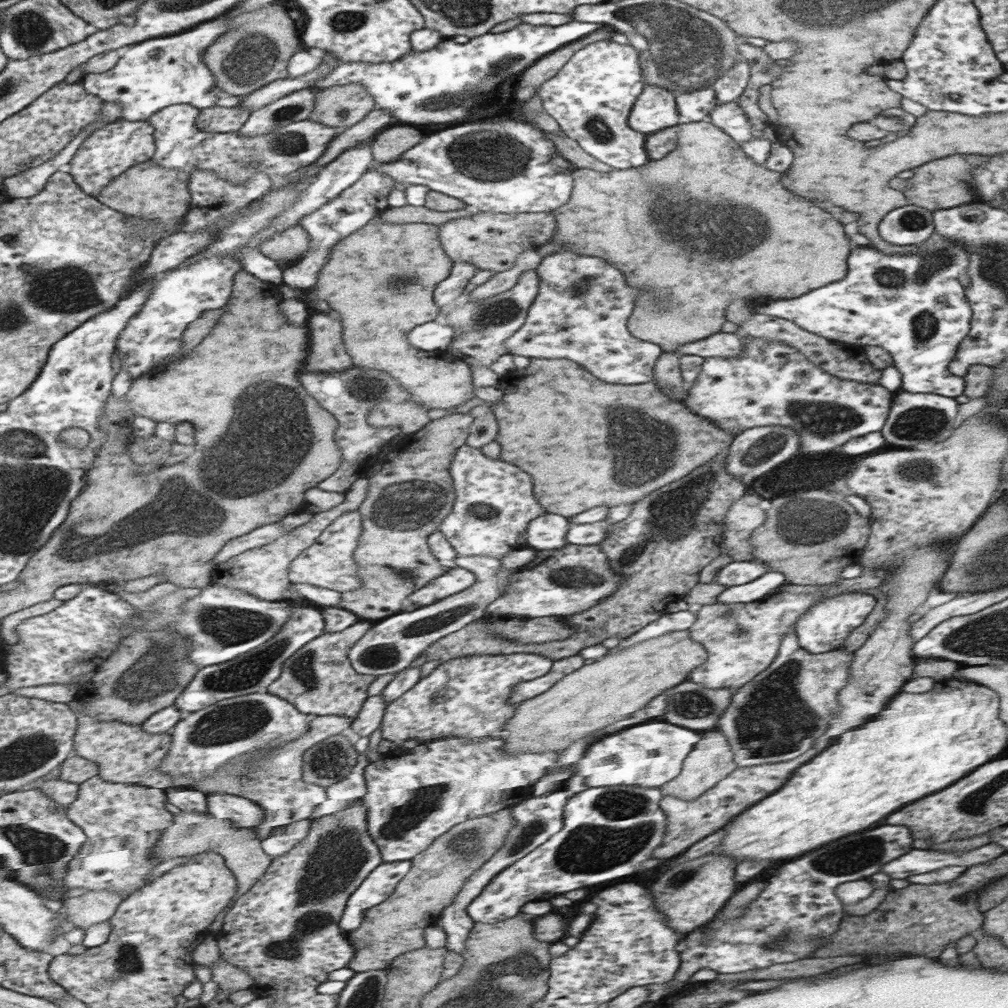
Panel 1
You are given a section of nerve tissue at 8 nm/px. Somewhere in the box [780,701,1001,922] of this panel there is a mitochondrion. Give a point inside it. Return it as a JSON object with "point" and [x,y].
{"point":[852,855]}

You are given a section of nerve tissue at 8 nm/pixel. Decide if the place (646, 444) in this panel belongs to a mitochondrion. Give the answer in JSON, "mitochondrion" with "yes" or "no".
{"mitochondrion":"yes"}

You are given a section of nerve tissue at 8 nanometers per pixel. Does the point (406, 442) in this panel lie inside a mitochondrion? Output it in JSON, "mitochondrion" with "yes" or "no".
{"mitochondrion":"no"}

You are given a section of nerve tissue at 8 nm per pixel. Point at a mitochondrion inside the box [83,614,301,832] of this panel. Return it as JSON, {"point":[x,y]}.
{"point":[153,675]}

